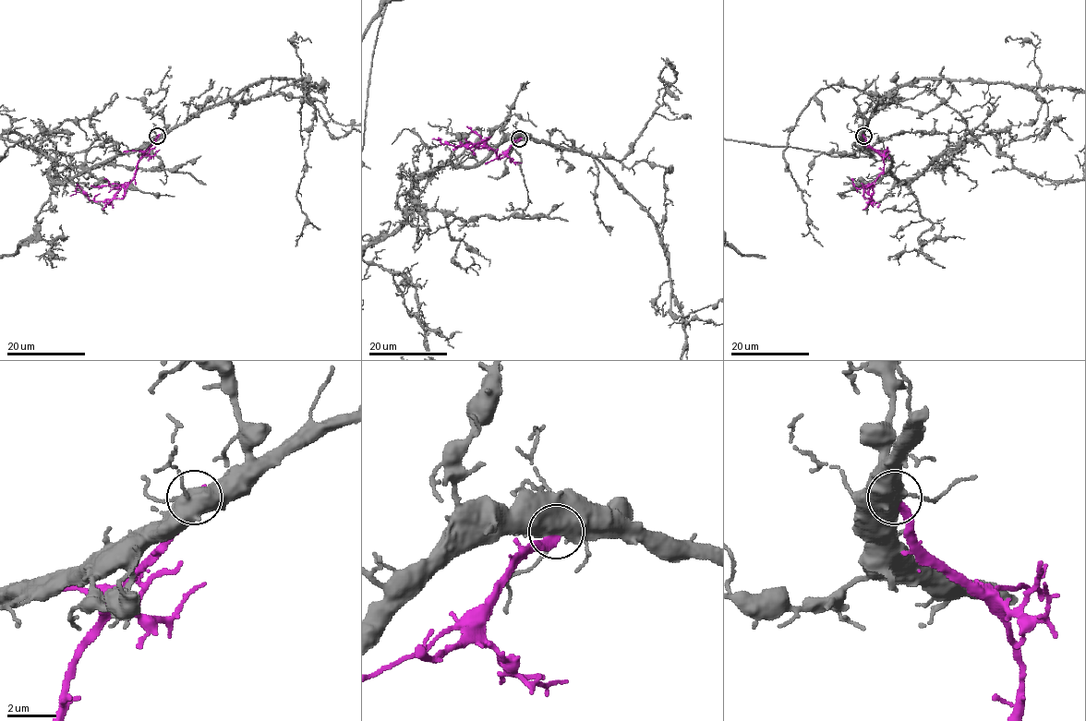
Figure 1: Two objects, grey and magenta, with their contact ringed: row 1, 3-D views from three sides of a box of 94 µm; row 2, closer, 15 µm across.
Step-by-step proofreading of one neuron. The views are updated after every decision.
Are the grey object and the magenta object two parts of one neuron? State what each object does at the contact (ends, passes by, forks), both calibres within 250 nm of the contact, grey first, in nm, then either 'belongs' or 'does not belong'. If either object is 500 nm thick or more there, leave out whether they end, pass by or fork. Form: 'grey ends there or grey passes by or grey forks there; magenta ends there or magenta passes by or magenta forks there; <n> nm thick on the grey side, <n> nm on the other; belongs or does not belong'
600 nm thick on the grey side, 360 nm on the other; does not belong

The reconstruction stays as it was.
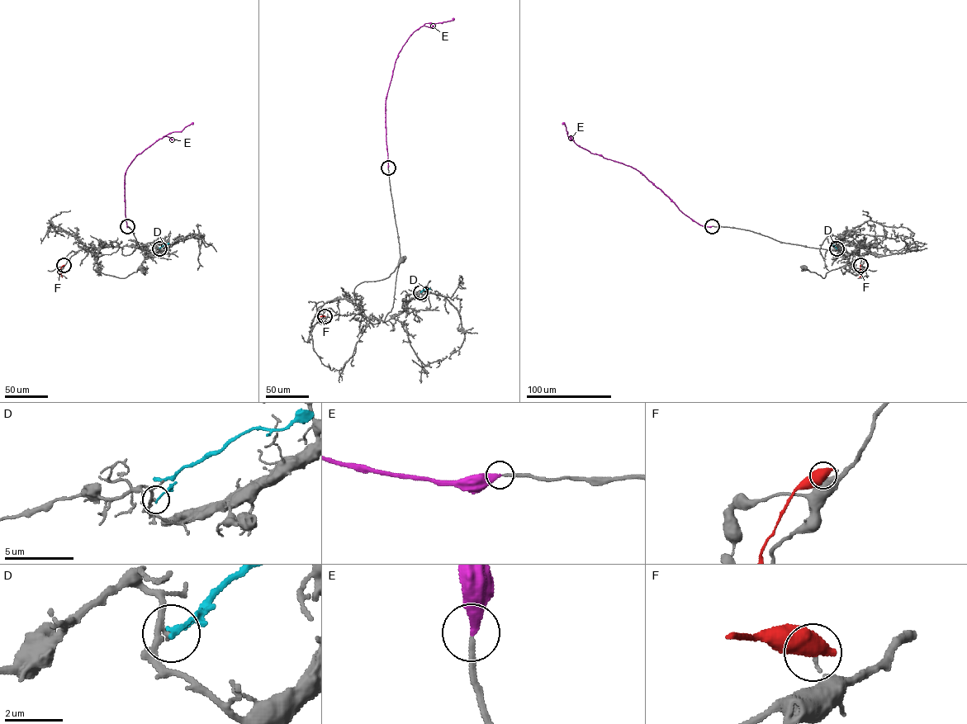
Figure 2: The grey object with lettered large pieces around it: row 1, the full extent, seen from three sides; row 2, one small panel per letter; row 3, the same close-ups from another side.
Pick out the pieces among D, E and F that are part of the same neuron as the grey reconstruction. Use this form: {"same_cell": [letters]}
{"same_cell": ["E"]}

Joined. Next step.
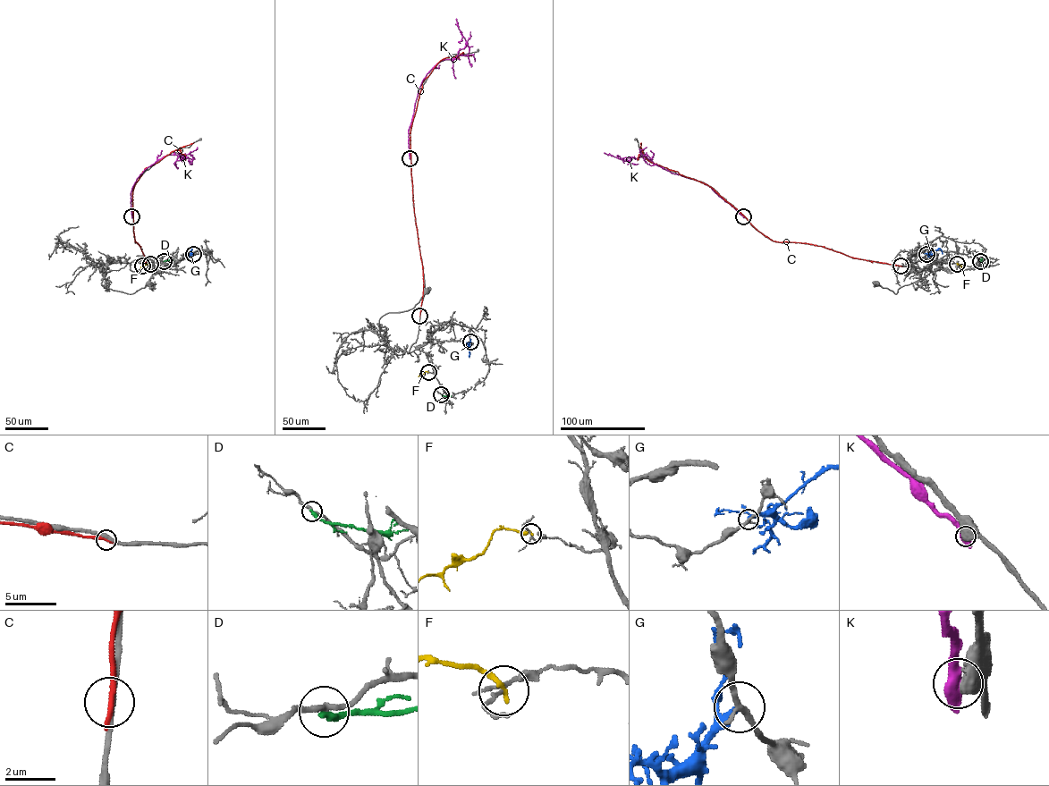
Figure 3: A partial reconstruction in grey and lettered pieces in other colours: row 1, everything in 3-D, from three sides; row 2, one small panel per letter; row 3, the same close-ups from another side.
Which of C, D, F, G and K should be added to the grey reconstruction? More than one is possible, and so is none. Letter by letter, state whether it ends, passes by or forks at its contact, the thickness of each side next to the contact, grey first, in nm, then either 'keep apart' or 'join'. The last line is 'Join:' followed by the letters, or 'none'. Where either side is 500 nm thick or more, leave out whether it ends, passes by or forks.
C: it ends; calibres 260 and 280 nm; keep apart
D: it ends; calibres 240 and 300 nm; keep apart
F: it ends; calibres 120 and 220 nm; keep apart
G: it passes by; calibres 240 and 200 nm; keep apart
K: calibres 700 and 700 nm; keep apart
Join: none

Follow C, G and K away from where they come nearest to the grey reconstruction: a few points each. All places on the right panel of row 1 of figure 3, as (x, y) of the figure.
C: (900, 266), (860, 259), (811, 244), (774, 241), (758, 231), (712, 188), (650, 162), (643, 155), (641, 142)
G: (926, 254), (938, 249), (943, 253)
K: (743, 216), (706, 184), (672, 173), (655, 164), (645, 155), (637, 158), (618, 158), (604, 153)

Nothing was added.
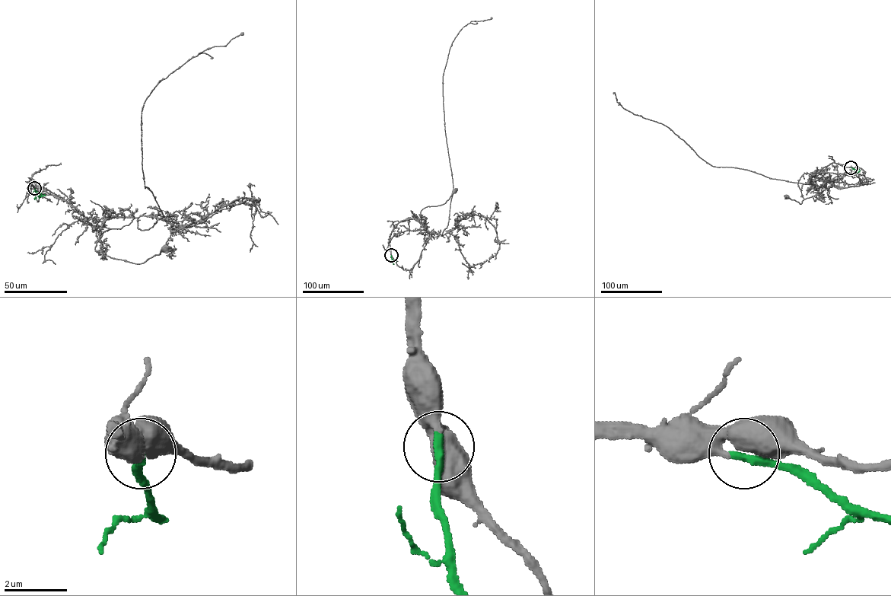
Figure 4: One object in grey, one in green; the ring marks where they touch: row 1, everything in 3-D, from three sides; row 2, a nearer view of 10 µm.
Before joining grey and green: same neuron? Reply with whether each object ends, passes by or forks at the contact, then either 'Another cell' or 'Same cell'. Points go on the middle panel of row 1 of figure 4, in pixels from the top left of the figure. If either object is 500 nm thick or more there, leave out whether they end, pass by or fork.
Same cell

